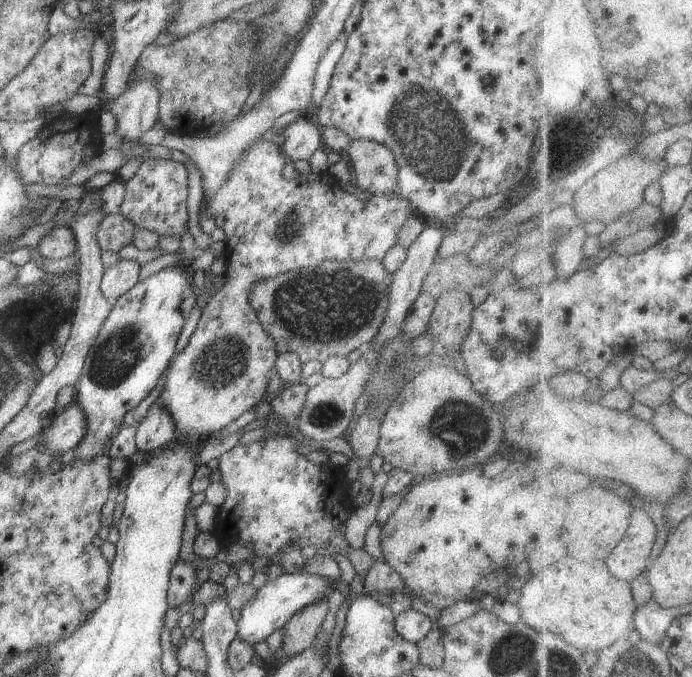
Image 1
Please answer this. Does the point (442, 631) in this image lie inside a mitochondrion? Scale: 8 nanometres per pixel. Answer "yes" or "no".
no

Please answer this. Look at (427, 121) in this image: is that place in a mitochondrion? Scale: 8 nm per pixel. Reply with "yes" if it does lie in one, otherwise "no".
yes

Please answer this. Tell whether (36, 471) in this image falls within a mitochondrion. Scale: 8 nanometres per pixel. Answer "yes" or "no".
no

